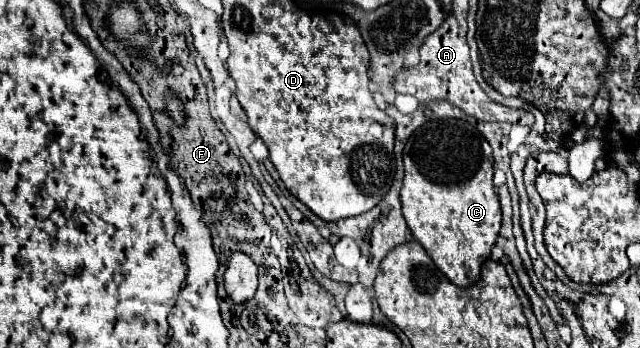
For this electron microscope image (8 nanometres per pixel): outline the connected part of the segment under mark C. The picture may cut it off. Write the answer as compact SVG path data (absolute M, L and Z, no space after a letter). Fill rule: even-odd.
M430 120L420 126L404 148L404 182L400 190L402 214L414 238L424 246L434 264L460 288L472 286L480 278L480 266L490 258L490 250L498 238L502 210L496 188L492 184L492 148L486 138L464 120Z

